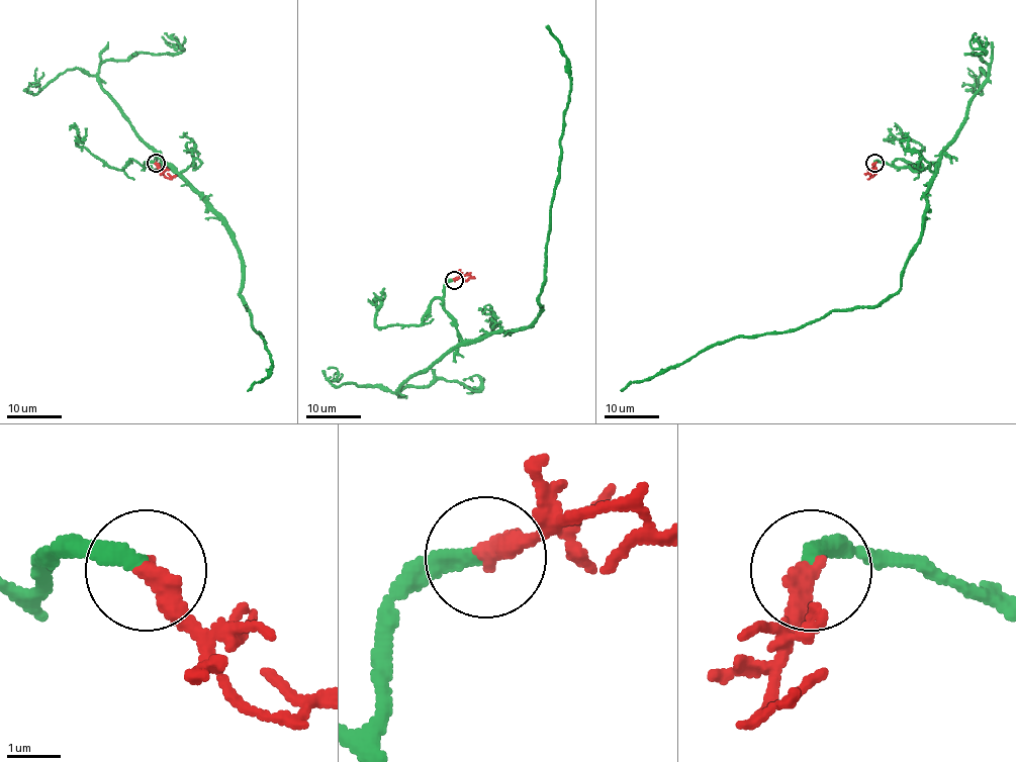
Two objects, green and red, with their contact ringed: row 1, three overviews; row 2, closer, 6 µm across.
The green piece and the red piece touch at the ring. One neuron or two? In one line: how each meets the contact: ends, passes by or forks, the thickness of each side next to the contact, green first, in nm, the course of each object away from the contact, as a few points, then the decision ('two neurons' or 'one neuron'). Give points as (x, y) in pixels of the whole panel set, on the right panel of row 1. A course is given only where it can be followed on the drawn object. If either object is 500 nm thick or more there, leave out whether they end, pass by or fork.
green ends | red ends | 360/420 nm | green via (874, 164), (935, 164), (901, 287), (873, 306), (708, 346), (620, 389) | red via (874, 164), (869, 177), (876, 173) | one neuron

